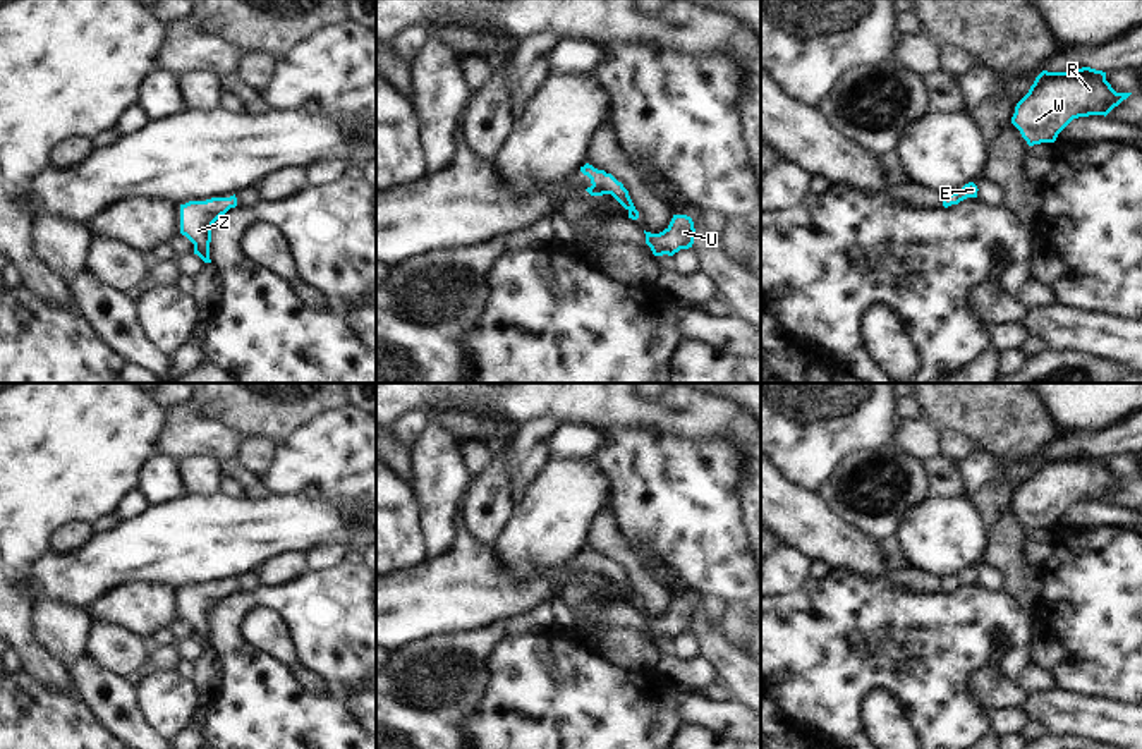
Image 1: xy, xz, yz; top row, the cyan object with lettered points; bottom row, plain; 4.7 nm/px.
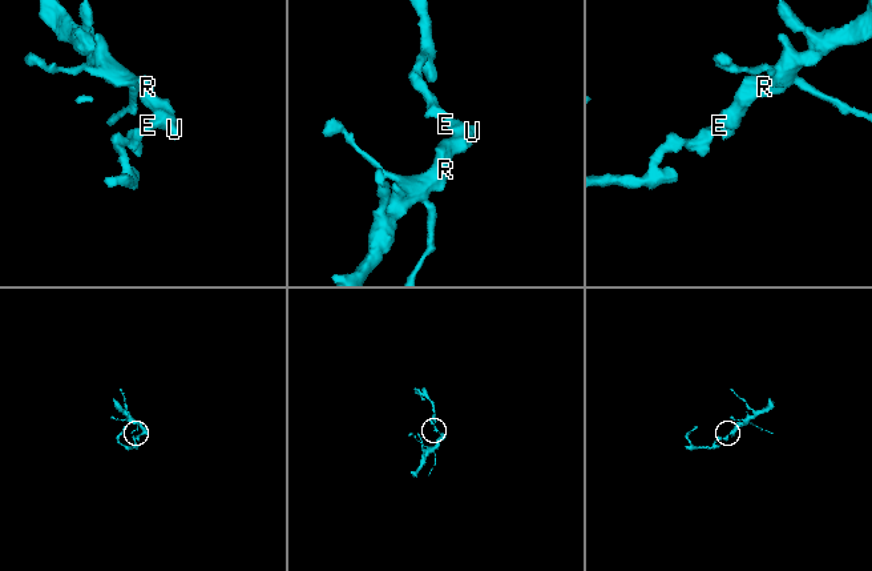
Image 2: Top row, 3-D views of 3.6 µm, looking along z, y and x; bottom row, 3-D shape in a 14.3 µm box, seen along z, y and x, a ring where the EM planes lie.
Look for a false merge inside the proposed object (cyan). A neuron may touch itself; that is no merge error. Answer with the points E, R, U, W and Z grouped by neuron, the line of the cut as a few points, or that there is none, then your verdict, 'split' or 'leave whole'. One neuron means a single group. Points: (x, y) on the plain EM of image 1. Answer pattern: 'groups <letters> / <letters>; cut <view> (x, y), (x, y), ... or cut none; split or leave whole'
groups E R U W Z; cut none; leave whole

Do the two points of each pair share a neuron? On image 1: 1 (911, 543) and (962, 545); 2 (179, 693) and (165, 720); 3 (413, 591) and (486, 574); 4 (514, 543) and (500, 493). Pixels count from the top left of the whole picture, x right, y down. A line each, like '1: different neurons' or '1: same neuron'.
1: same neuron
2: same neuron
3: same neuron
4: different neurons

